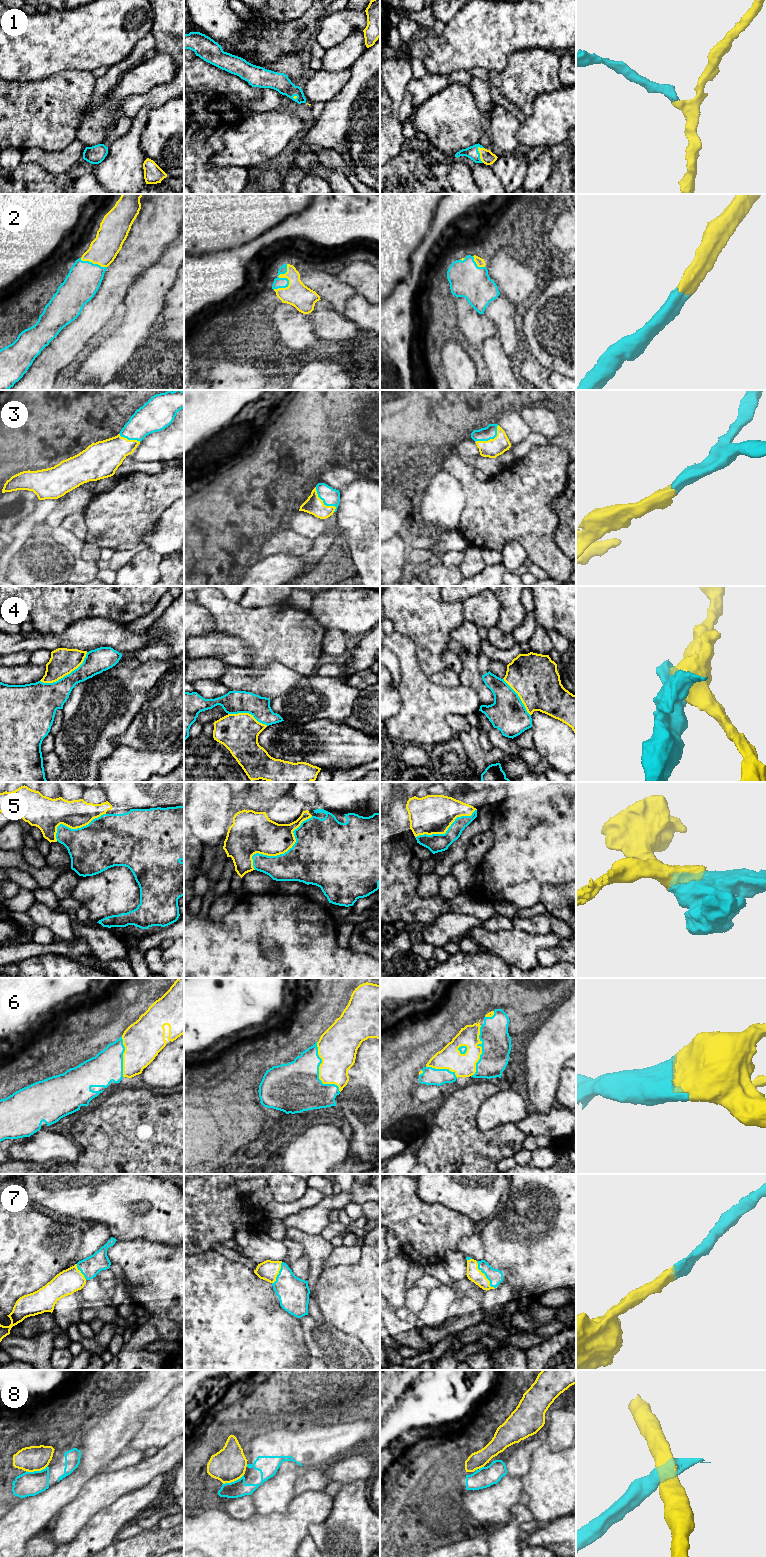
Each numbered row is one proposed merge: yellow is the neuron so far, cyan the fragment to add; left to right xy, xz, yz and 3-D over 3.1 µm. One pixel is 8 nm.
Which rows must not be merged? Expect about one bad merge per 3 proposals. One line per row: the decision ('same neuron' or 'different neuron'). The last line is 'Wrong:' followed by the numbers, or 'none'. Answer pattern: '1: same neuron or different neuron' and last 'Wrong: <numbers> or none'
1: same neuron
2: same neuron
3: same neuron
4: different neuron
5: same neuron
6: same neuron
7: same neuron
8: different neuron
Wrong: 4, 8

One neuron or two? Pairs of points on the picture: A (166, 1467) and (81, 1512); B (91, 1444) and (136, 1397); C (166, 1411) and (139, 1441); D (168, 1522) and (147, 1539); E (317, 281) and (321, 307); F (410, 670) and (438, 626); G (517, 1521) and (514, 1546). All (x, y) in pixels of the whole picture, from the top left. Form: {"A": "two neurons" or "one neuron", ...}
{"A": "one neuron", "B": "one neuron", "C": "one neuron", "D": "two neurons", "E": "two neurons", "F": "two neurons", "G": "one neuron"}

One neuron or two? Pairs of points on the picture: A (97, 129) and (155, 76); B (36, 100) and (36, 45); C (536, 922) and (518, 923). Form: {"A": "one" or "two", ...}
{"A": "one", "B": "two", "C": "one"}

